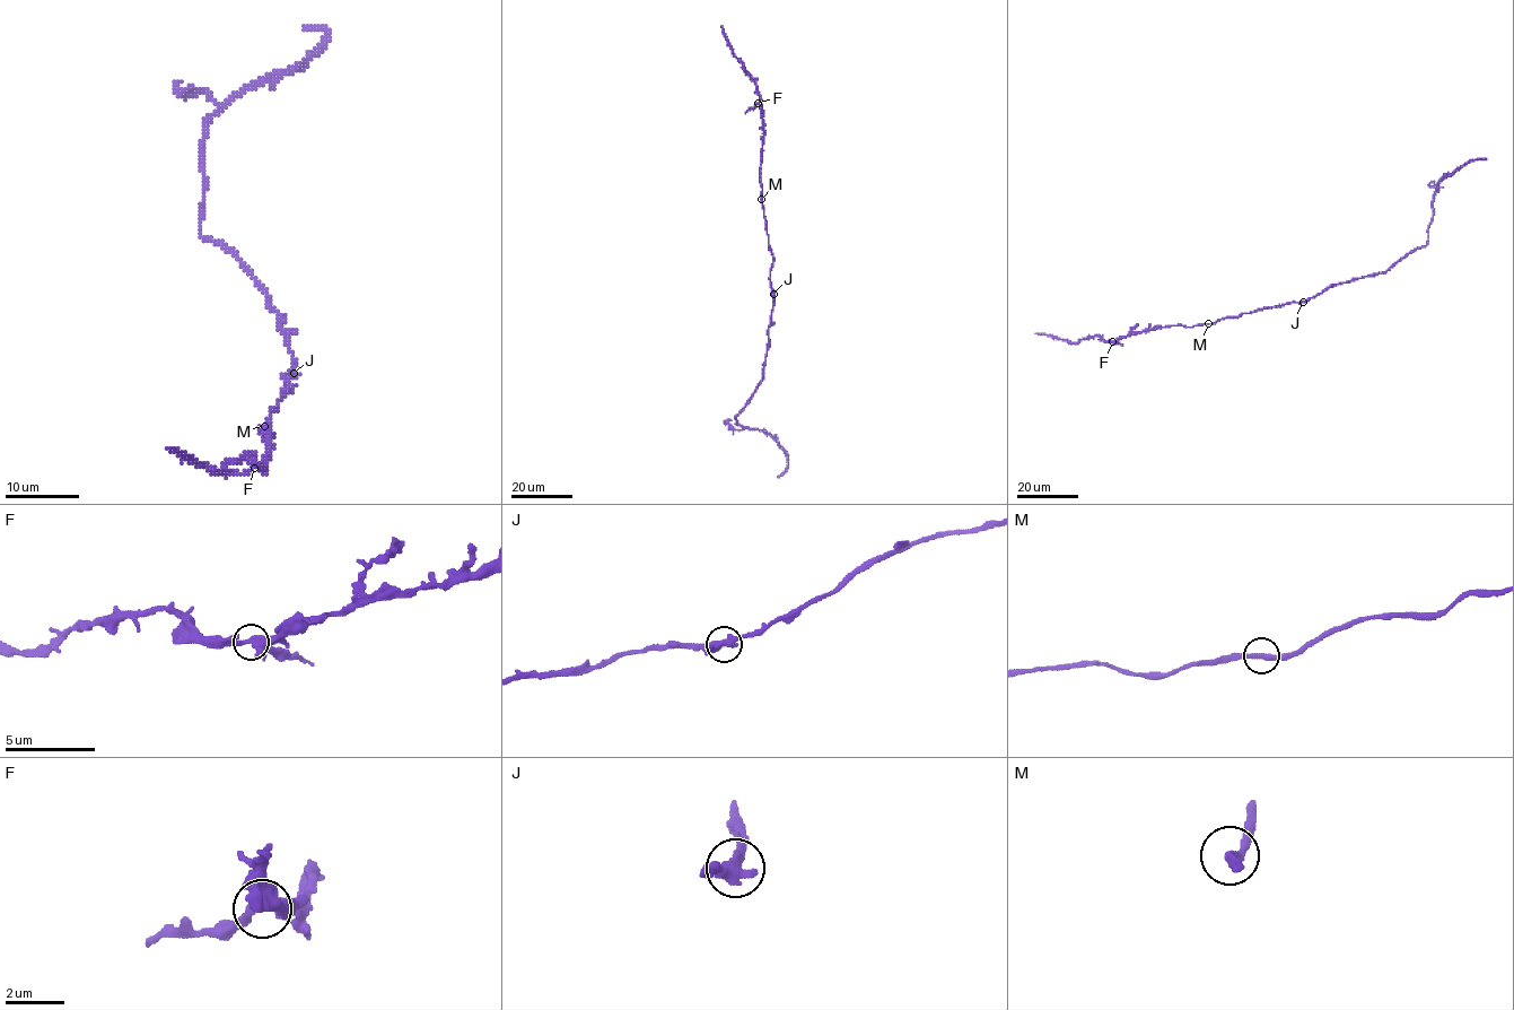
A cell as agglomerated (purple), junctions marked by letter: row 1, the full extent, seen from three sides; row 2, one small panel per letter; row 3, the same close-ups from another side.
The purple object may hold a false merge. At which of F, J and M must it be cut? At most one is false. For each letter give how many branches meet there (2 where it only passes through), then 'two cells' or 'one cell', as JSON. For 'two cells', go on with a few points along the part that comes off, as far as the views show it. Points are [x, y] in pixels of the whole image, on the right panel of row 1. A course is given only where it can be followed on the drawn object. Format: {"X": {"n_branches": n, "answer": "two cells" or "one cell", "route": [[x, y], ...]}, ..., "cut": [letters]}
{"F": {"n_branches": 3, "answer": "one cell"}, "J": {"n_branches": 2, "answer": "one cell"}, "M": {"n_branches": 2, "answer": "one cell"}, "cut": []}

